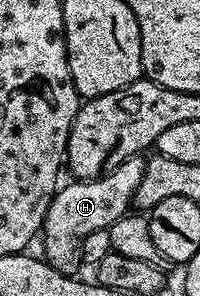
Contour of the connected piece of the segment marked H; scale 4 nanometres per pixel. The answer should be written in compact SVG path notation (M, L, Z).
M135 156L107 170L98 178L70 180L67 186L65 183L55 193L54 199L48 204L48 212L44 216L40 231L43 250L41 253L49 266L56 268L56 272L71 276L77 275L78 269L83 269L83 240L92 232L109 228L112 223L128 213L134 201L136 188L140 188L143 169L143 159Z

